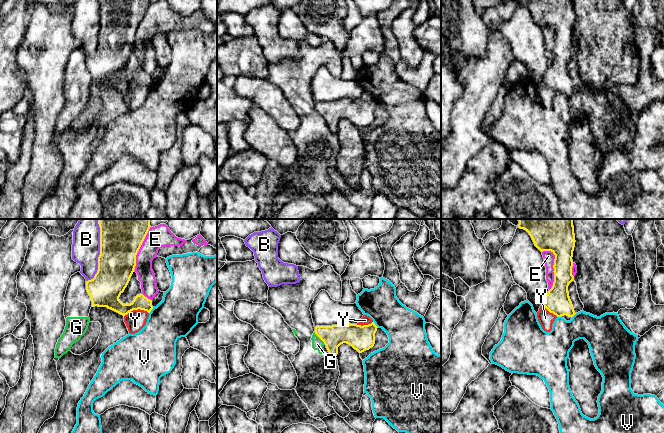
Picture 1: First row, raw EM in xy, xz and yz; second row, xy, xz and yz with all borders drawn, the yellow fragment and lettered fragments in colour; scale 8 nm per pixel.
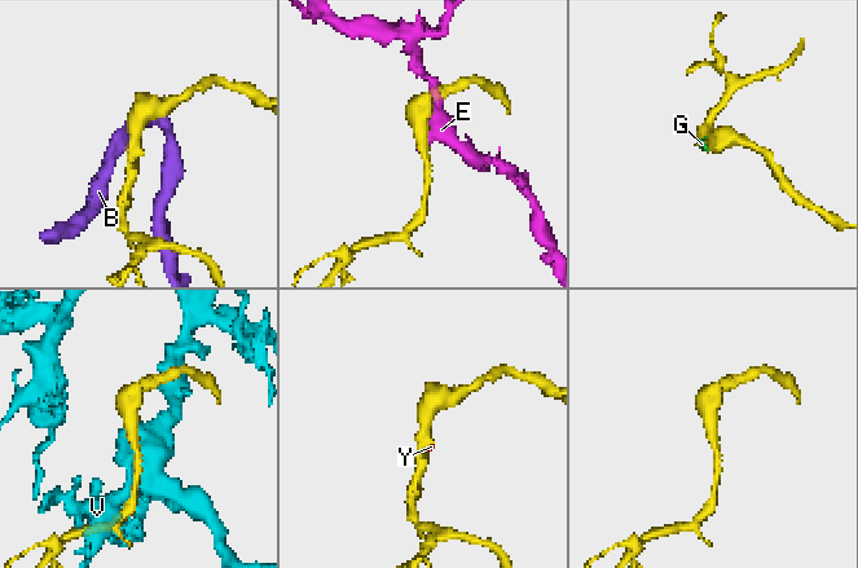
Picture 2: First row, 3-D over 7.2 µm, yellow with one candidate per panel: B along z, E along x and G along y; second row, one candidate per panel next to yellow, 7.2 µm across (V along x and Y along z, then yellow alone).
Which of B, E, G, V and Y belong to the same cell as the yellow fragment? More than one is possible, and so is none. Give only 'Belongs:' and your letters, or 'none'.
Belongs: Y

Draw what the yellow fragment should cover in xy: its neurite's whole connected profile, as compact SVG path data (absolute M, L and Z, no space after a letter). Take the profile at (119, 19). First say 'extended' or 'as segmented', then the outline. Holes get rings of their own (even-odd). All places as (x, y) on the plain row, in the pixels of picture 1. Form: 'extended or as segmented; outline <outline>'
extended; outline M99 0L99 3L98 46L93 55L86 57L86 66L91 74L92 83L107 83L123 91L129 109L135 110L145 102L153 85L152 76L140 70L130 80L123 80L119 73L130 57L136 42L136 31L151 2L150 0Z

